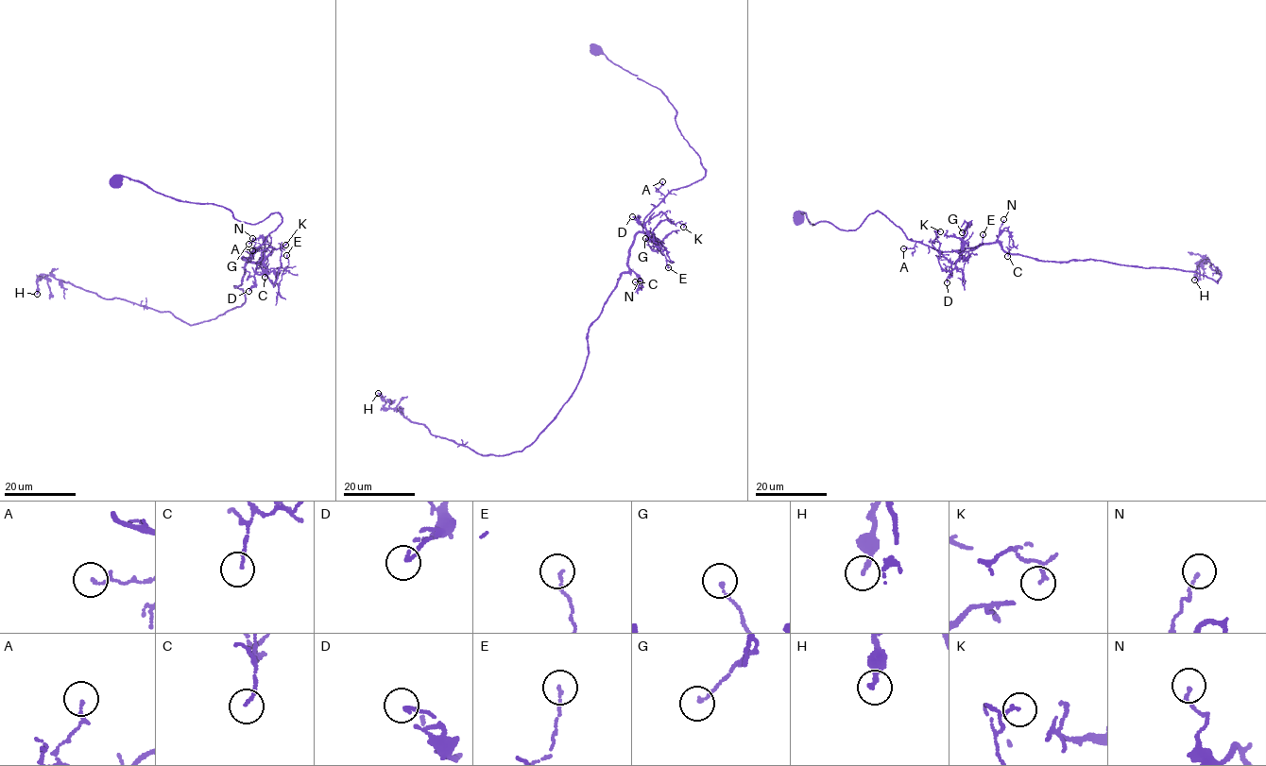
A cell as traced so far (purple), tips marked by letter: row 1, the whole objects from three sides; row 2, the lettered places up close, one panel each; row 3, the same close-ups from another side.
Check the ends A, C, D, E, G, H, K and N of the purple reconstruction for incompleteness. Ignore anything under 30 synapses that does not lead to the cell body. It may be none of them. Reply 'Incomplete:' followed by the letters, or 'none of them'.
Incomplete: none of them

